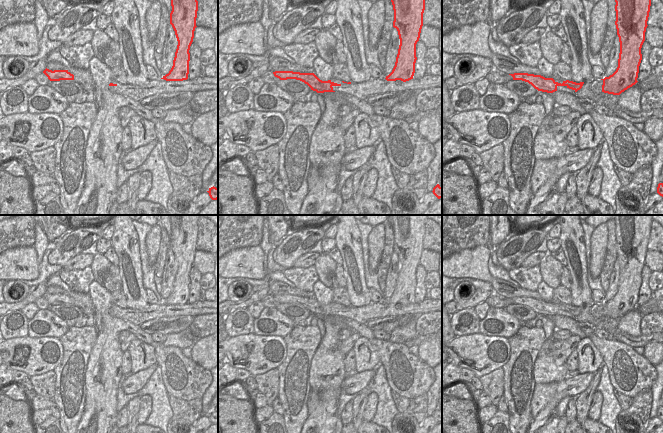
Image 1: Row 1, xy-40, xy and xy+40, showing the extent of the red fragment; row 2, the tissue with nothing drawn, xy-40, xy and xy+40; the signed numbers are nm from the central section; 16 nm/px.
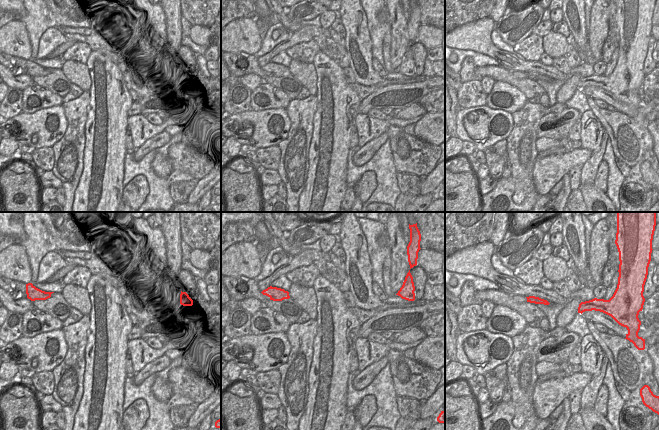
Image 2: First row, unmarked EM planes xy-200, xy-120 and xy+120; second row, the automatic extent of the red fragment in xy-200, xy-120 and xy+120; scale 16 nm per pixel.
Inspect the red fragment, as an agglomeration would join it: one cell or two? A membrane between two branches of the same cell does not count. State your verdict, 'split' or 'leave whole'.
split

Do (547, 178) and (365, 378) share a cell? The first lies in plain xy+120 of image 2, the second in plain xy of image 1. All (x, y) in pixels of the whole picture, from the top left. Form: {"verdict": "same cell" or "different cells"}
{"verdict": "same cell"}

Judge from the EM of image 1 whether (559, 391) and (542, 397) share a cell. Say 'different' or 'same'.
same

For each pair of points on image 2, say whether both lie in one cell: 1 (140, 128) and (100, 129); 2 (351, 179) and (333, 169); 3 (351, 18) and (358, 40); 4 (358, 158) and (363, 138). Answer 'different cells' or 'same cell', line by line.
1: different cells
2: different cells
3: same cell
4: different cells

